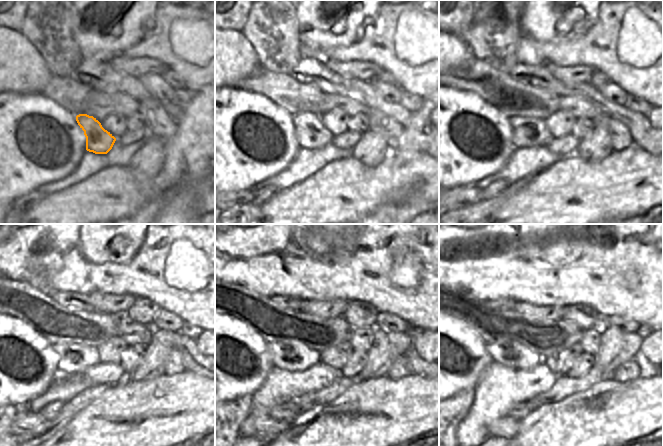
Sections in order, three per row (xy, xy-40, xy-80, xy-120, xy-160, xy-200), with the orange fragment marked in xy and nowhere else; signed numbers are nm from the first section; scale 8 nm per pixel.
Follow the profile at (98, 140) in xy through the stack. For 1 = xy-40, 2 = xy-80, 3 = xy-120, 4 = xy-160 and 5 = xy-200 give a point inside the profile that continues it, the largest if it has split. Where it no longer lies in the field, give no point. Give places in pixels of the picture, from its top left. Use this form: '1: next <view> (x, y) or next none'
1: next xy-40 (310, 132)
2: next xy-80 (526, 132)
3: next xy-120 (72, 358)
4: next xy-160 (292, 356)
5: next xy-200 (508, 353)

